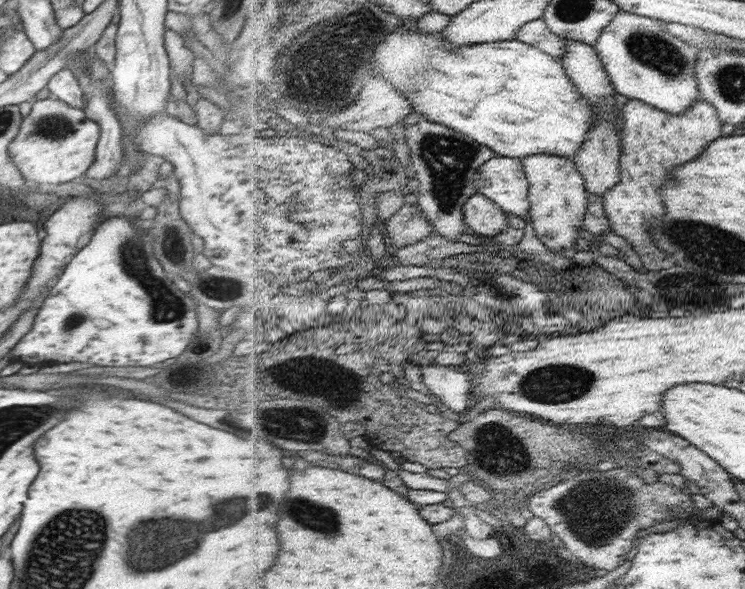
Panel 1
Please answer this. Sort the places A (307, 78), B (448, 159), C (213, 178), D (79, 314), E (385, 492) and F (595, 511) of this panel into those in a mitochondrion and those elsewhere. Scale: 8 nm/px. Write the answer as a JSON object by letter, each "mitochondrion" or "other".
{"A":"mitochondrion","B":"mitochondrion","C":"other","D":"mitochondrion","E":"other","F":"mitochondrion"}

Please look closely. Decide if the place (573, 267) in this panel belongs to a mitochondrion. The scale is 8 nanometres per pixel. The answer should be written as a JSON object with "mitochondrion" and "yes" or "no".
{"mitochondrion":"no"}

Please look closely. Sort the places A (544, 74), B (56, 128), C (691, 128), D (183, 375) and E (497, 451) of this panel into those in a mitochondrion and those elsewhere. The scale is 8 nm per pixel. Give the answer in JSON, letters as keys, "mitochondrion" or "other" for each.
{"A":"other","B":"mitochondrion","C":"other","D":"other","E":"mitochondrion"}

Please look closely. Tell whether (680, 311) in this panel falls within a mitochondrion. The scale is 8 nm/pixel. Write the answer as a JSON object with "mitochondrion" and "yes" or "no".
{"mitochondrion":"no"}

